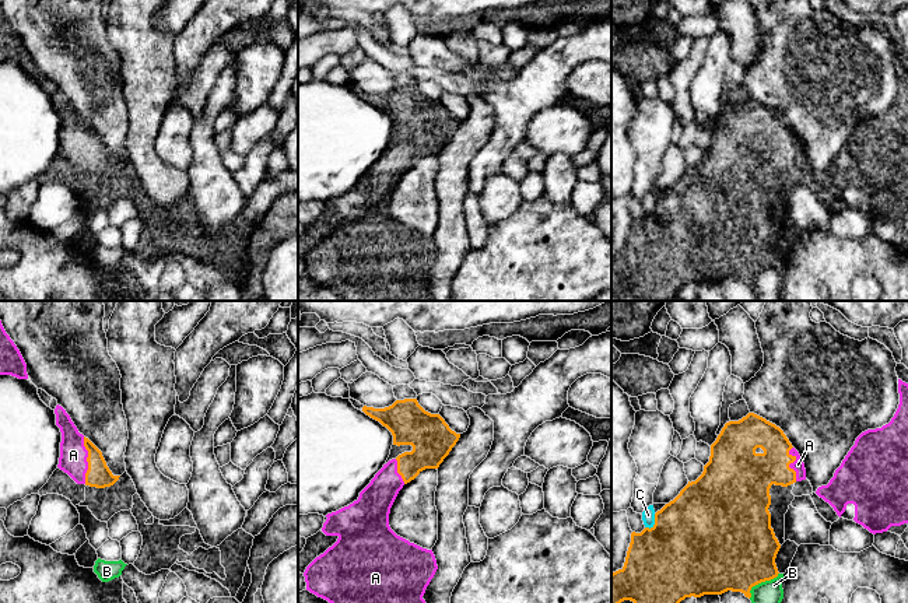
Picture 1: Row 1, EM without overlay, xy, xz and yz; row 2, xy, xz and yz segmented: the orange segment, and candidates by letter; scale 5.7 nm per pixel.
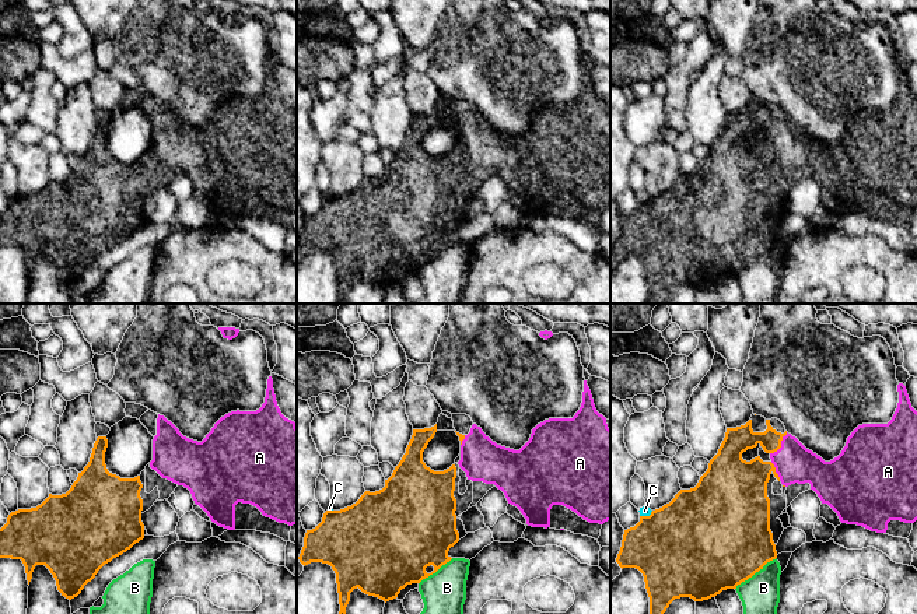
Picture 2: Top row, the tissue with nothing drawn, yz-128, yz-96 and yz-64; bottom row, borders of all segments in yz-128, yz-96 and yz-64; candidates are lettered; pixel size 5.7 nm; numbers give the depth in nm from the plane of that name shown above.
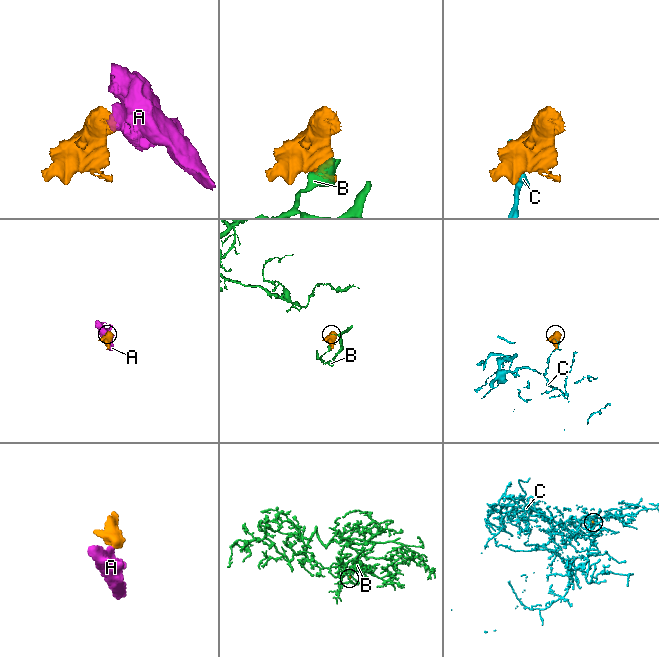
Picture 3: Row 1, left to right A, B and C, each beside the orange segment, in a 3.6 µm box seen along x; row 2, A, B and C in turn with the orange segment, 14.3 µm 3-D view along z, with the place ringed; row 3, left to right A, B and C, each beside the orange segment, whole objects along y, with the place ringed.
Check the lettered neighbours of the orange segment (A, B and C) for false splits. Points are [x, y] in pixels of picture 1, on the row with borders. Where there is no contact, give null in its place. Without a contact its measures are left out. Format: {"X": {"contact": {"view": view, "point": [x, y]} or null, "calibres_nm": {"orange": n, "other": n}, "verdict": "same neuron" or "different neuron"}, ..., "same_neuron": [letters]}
{"A": {"contact": {"view": "xy", "point": [87, 460]}, "calibres_nm": {"orange": 140, "other": 160}, "verdict": "same neuron"}, "B": {"contact": {"view": "yz", "point": [760, 582]}, "calibres_nm": {"orange": 480, "other": 130}, "verdict": "different neuron"}, "C": {"contact": {"view": "yz", "point": [655, 523]}, "calibres_nm": {"orange": 500, "other": 80}, "verdict": "different neuron"}, "same_neuron": ["A"]}

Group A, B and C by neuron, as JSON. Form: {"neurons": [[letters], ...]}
{"neurons": [["A"], ["B"], ["C"]]}

